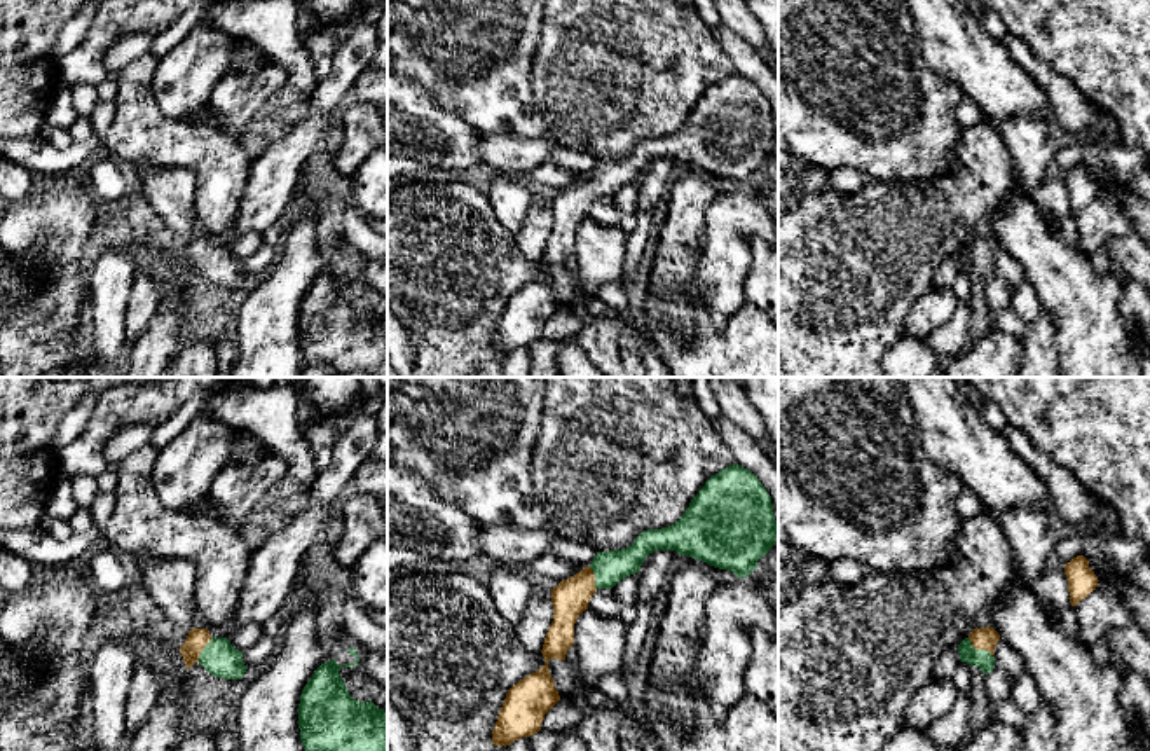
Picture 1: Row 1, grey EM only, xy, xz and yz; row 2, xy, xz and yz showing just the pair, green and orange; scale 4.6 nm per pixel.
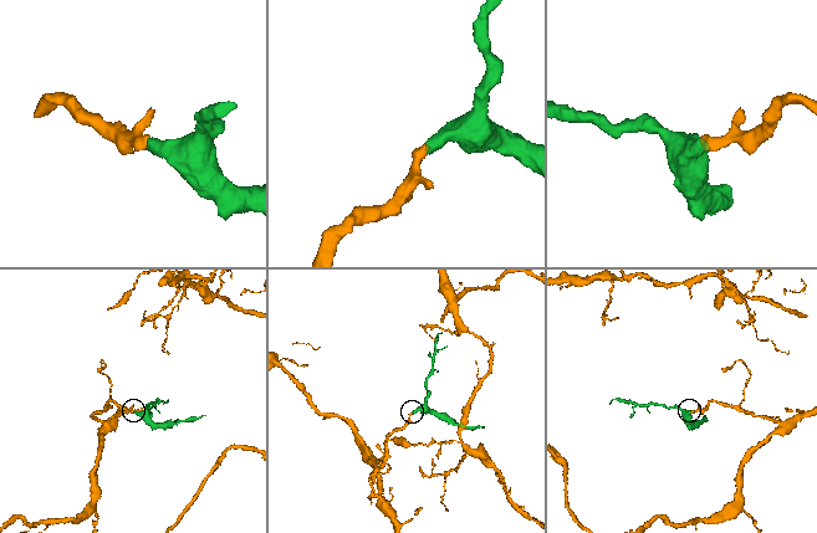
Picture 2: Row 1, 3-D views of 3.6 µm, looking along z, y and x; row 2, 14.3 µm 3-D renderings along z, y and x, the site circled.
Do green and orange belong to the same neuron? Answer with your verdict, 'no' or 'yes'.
yes

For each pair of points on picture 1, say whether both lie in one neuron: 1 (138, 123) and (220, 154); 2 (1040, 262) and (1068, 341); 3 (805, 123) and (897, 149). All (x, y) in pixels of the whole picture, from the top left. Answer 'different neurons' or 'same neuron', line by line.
1: same neuron
2: same neuron
3: same neuron

